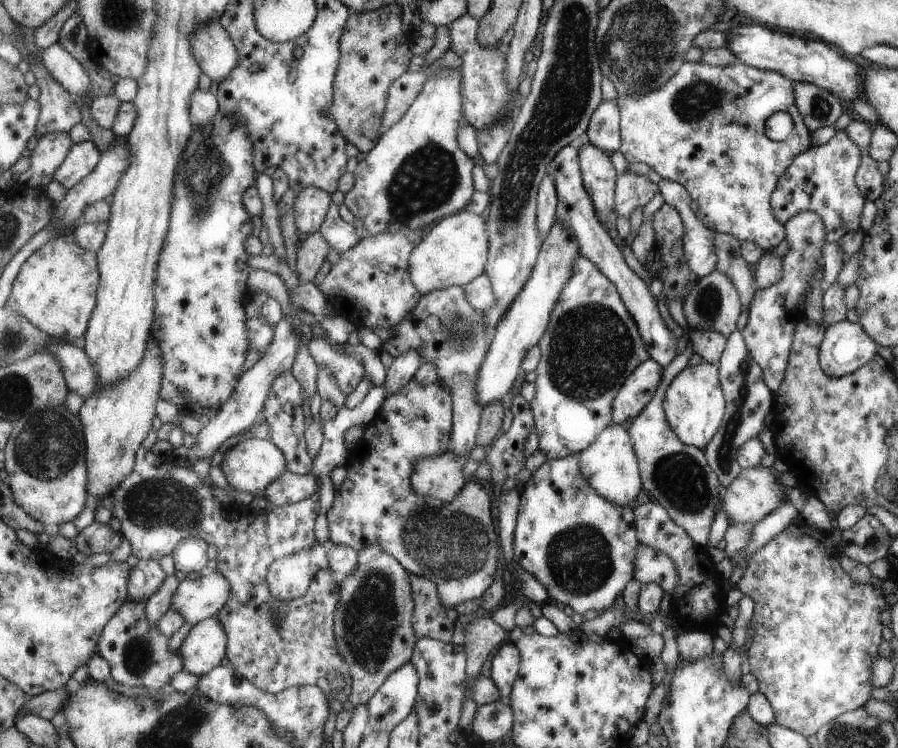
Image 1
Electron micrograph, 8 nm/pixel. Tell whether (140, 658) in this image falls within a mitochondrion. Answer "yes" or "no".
yes

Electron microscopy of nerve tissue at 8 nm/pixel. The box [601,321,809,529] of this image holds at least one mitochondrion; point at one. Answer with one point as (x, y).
(681, 479)

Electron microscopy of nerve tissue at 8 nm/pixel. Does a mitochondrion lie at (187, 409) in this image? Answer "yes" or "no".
no

